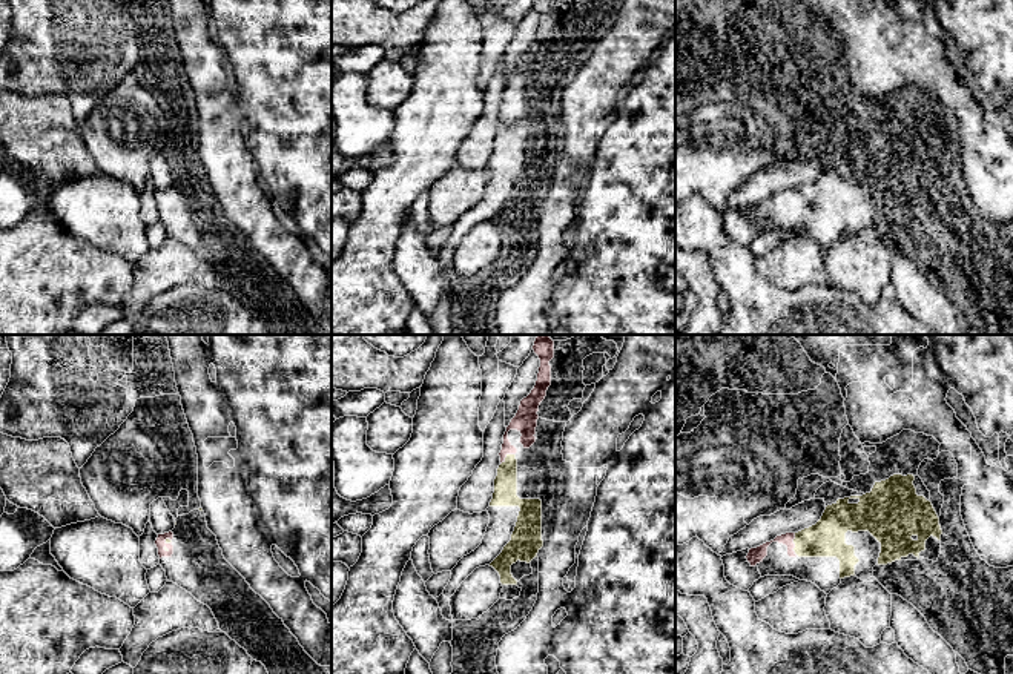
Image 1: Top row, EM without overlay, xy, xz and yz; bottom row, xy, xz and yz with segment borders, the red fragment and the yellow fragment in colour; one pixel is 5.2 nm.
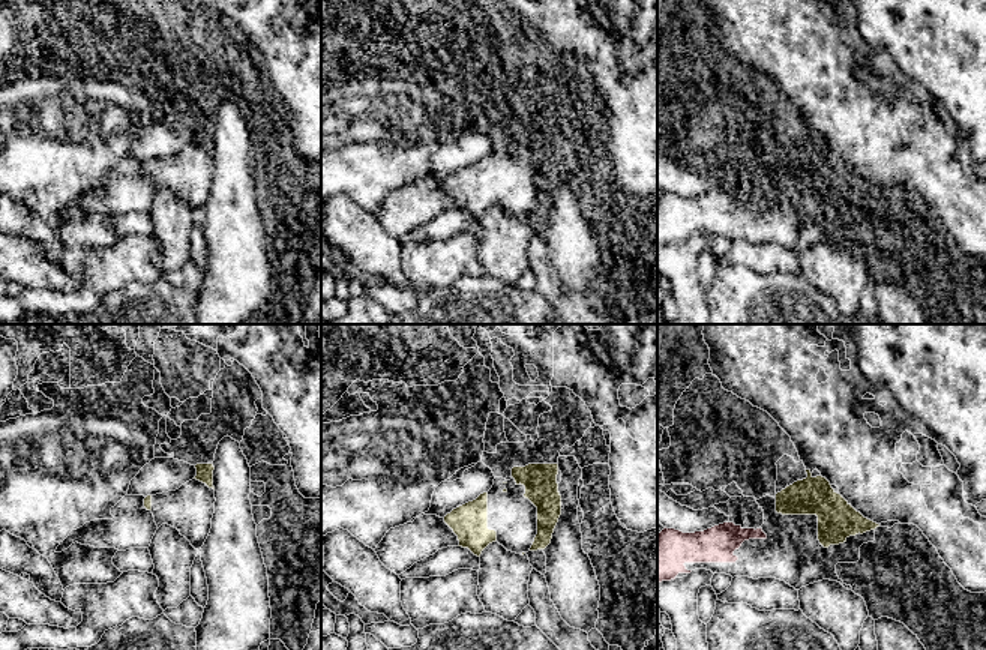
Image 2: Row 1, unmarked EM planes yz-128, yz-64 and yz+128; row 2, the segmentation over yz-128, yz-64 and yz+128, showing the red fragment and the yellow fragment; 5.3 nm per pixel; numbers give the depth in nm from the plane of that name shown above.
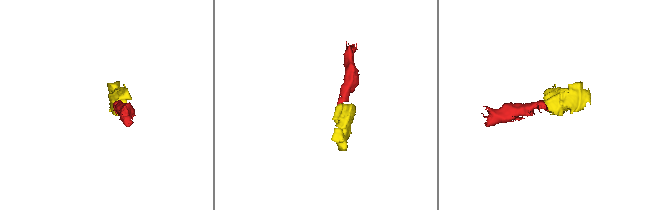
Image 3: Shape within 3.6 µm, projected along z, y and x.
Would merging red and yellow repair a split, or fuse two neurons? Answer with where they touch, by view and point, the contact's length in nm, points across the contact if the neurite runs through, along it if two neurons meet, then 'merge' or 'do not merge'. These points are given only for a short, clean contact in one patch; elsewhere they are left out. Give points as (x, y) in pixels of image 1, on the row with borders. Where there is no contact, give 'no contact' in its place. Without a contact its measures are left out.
contact yz (794, 544); length 120 nm; way yz (755, 555), (775, 539), (794, 544), (826, 538); merge

